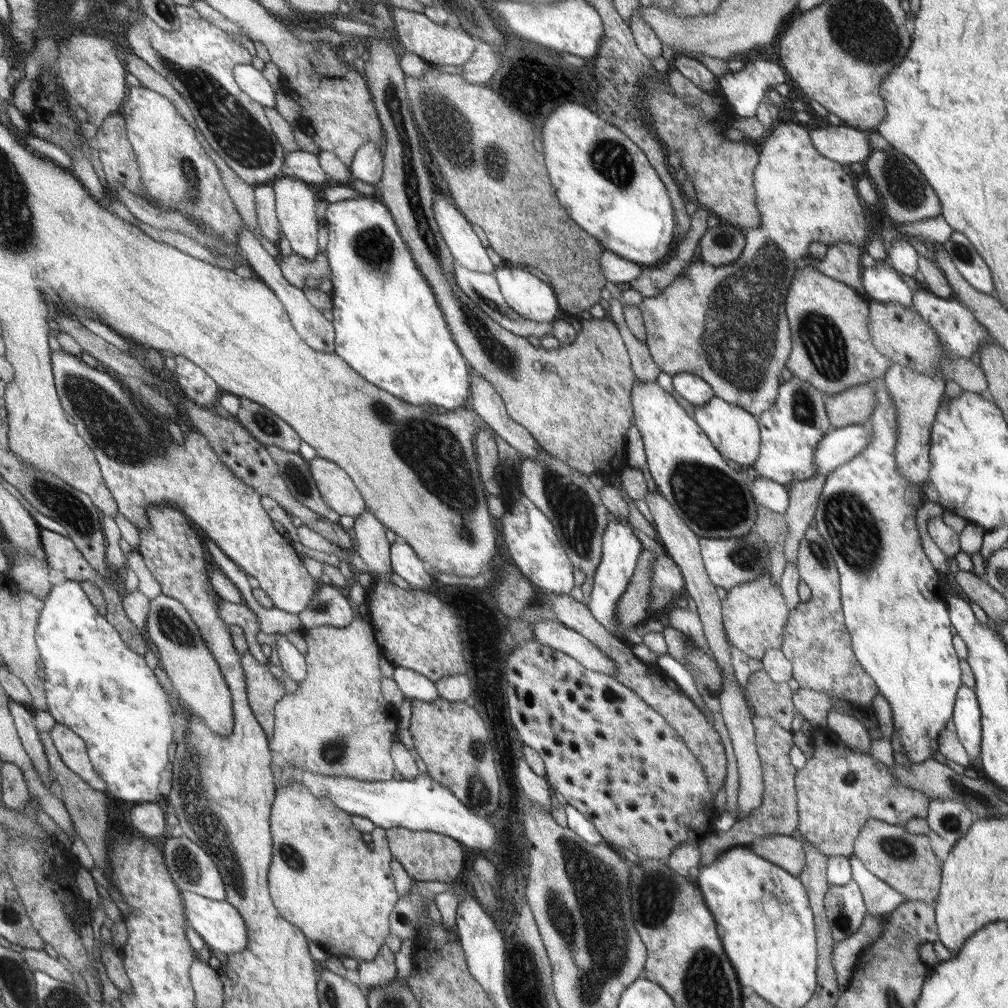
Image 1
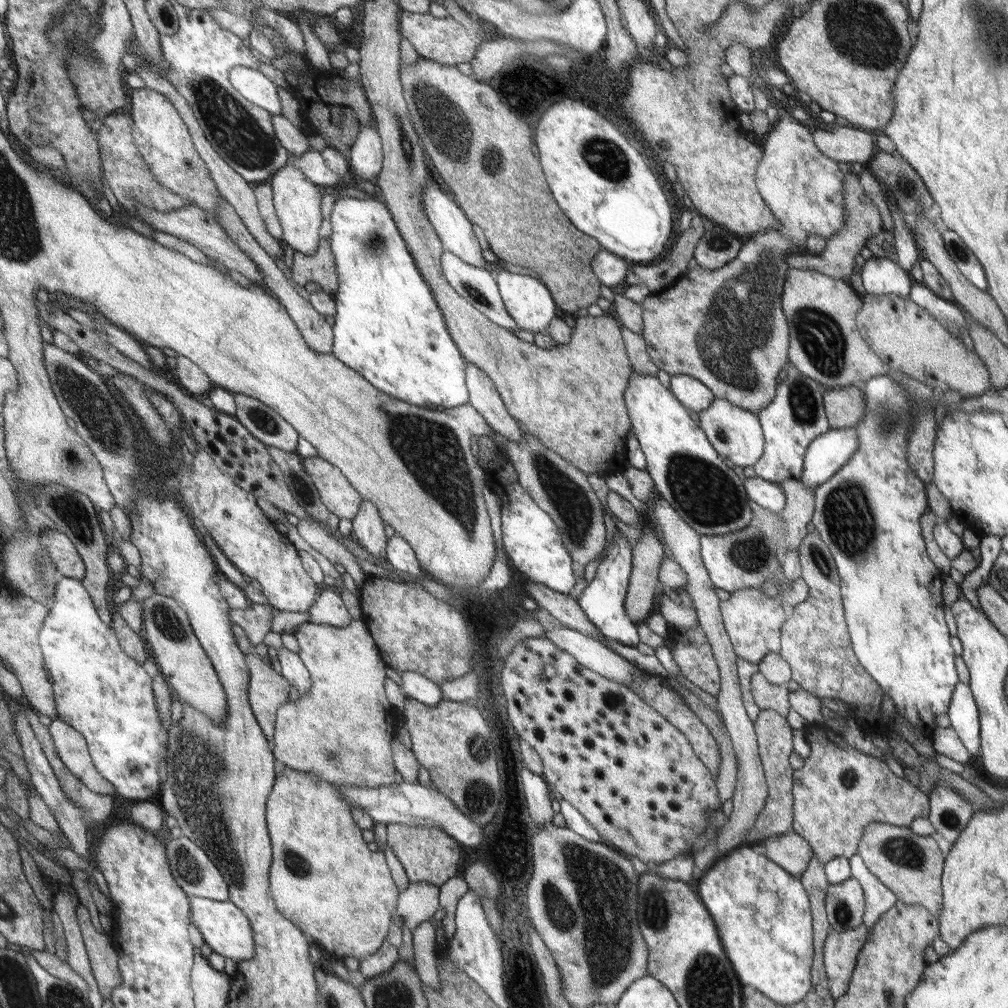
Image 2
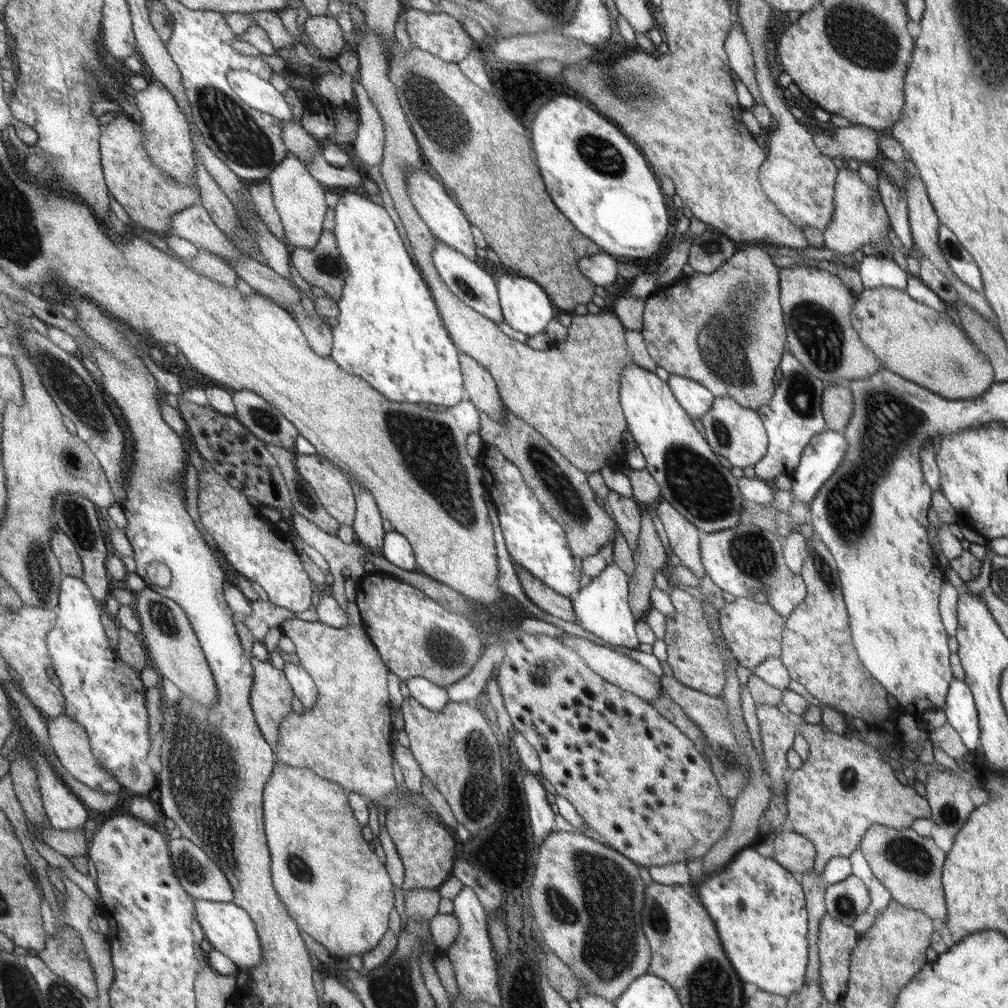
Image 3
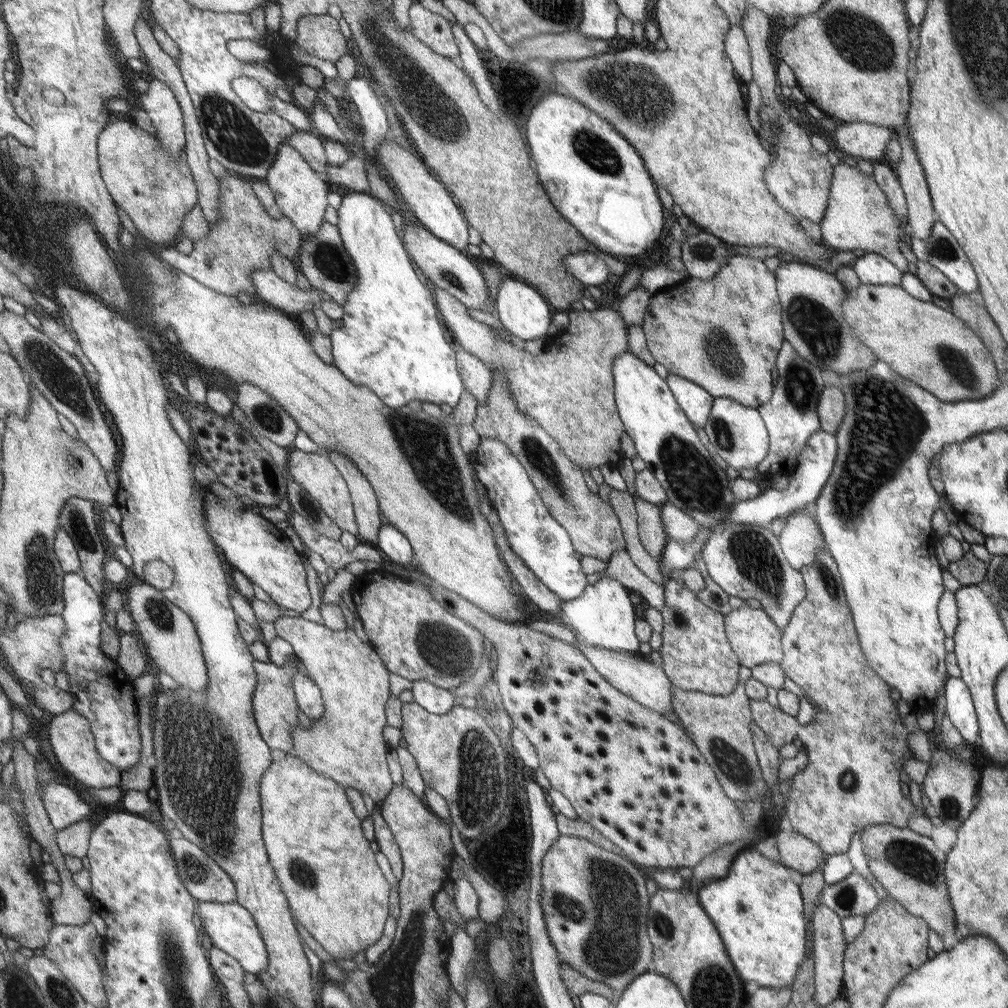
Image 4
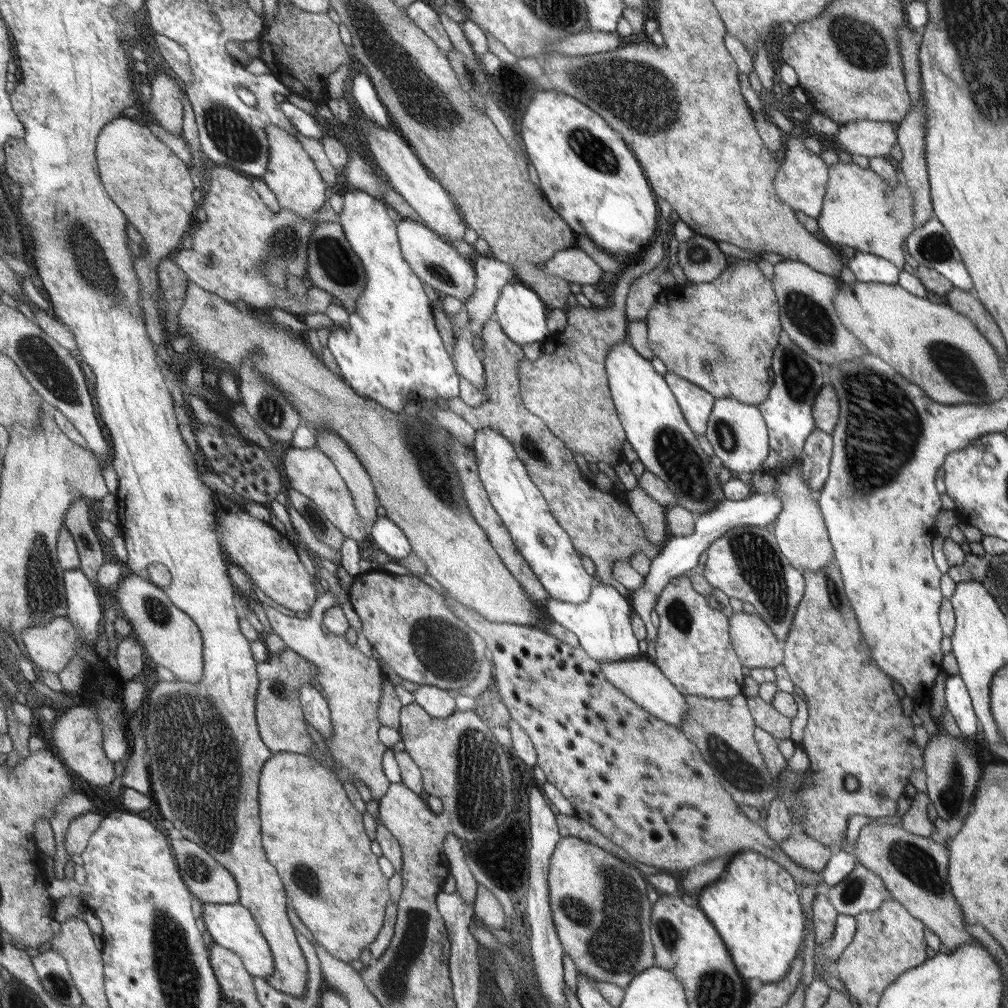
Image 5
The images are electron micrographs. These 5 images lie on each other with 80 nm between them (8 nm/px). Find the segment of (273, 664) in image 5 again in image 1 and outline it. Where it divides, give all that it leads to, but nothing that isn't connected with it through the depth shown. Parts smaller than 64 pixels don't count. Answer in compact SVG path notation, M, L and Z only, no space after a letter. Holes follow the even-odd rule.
M247 652L240 655L242 669L246 677L246 697L250 708L259 721L259 726L267 736L274 734L273 706L285 694L283 686L261 666L254 656Z

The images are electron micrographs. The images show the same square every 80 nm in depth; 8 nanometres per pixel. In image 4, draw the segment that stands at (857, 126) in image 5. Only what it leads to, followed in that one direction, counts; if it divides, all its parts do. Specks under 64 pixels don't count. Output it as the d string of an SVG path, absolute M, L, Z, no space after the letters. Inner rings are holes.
M864 122L844 123L837 126L837 148L845 154L853 154L855 159L865 159L870 162L883 160L887 142L892 139L895 130L883 125L867 124Z

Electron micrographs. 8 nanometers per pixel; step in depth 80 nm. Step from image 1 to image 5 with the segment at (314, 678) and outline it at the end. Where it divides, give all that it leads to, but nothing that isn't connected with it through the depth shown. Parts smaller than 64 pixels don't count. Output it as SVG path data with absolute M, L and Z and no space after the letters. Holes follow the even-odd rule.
M264 606L265 616L270 624L270 628L281 638L283 644L299 656L311 661L316 666L317 684L323 689L323 694L330 707L330 719L332 724L332 738L324 742L327 745L329 754L334 762L332 767L326 766L321 761L321 754L316 745L312 746L312 752L307 754L311 759L318 761L323 768L331 768L339 780L353 782L353 779L361 781L371 794L371 798L379 801L389 788L387 778L381 772L381 754L385 750L378 739L378 728L381 721L378 720L378 702L382 696L383 674L377 666L373 657L365 657L355 647L350 647L344 636L335 636L329 632L327 635L321 628L313 626L313 620L309 617L300 619L283 615L271 607Z

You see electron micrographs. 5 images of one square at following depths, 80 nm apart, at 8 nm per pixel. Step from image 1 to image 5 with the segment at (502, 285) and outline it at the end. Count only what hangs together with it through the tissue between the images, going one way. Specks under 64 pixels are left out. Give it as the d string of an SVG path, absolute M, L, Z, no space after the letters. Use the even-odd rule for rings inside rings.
M518 281L507 283L500 290L494 317L507 338L519 347L541 343L547 336L543 301L533 289Z

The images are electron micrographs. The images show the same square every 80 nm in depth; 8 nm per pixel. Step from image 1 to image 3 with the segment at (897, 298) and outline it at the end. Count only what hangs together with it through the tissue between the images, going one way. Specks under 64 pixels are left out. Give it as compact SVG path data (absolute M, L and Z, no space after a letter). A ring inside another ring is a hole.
M864 256L855 267L865 289L893 288L905 292L907 271L902 270L895 261L886 257Z

